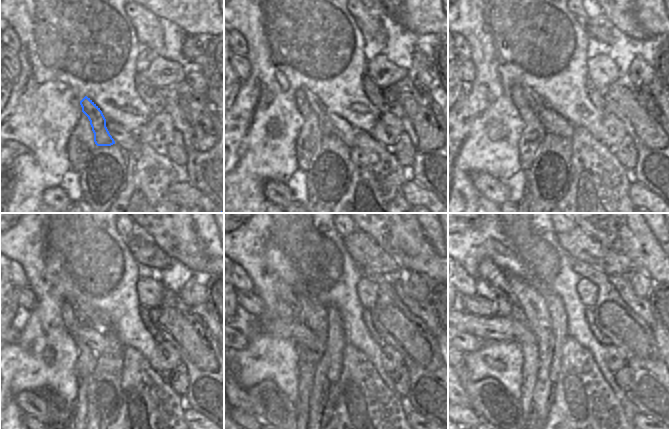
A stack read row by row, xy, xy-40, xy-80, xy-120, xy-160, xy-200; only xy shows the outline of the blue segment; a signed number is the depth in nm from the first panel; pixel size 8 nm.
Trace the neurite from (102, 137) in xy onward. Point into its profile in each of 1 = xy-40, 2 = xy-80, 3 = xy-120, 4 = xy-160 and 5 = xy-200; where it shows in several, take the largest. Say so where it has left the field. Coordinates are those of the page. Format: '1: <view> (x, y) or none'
1: xy-40 (317, 107)
2: xy-80 (536, 102)
3: xy-120 (82, 318)
4: xy-160 (284, 293)
5: xy-200 (497, 279)

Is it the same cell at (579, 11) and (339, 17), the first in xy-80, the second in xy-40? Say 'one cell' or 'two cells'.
two cells

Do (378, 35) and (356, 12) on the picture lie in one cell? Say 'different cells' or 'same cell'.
same cell

